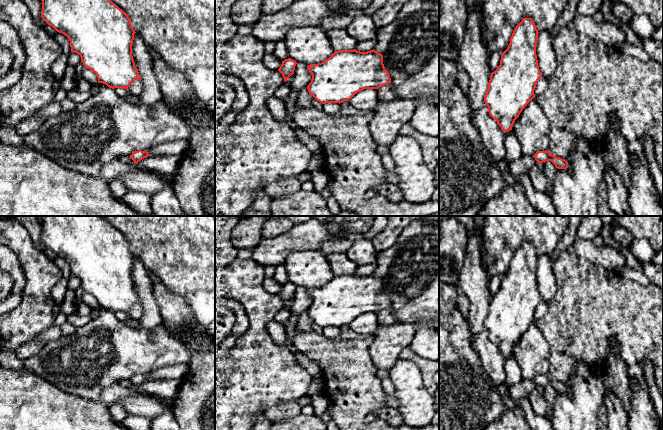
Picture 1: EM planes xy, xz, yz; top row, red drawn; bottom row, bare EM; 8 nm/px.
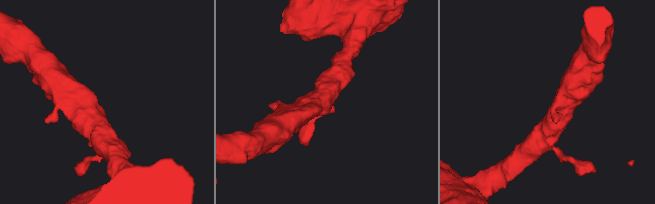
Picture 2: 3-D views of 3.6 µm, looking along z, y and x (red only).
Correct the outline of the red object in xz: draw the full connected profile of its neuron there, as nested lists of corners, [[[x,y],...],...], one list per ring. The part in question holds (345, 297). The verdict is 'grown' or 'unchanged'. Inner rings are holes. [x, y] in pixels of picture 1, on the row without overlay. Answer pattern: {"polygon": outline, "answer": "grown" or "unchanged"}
{"polygon": [[[353,274],[335,275],[328,283],[318,288],[307,290],[312,299],[307,310],[308,316],[322,328],[349,325],[364,313],[378,313],[391,307],[391,302],[383,288],[383,279],[370,274],[360,276]]], "answer": "unchanged"}

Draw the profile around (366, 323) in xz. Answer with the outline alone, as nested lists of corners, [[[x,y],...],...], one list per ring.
[[[364,313],[355,318],[350,324],[350,329],[363,334],[374,334],[379,325],[377,313]]]

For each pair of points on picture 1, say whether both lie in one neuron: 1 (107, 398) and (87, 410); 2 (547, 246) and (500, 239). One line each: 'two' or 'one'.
1: two
2: one

